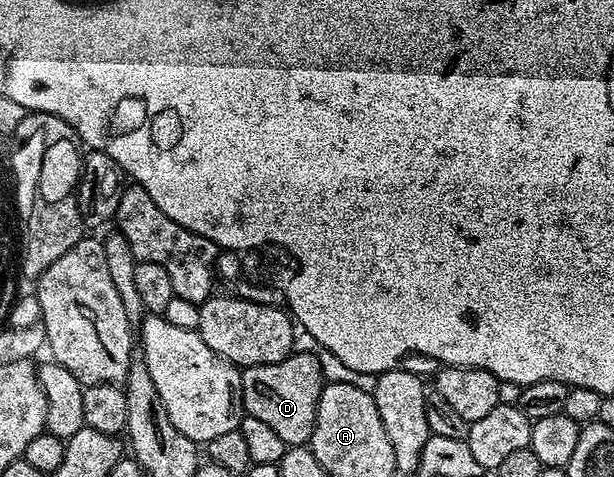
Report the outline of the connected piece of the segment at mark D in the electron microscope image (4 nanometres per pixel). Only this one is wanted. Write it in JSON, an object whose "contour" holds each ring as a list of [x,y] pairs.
{"contour":[[[292,352],[285,360],[273,364],[261,364],[260,366],[248,366],[242,371],[241,392],[243,393],[243,408],[250,417],[262,420],[269,424],[281,440],[285,440],[288,447],[304,446],[311,441],[311,434],[314,431],[315,417],[317,416],[318,401],[321,398],[325,385],[323,378],[323,366],[315,354],[298,354]]]}

